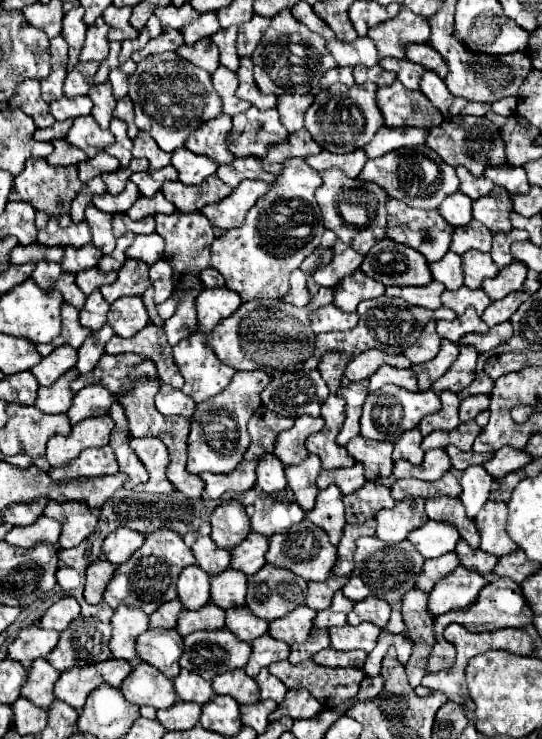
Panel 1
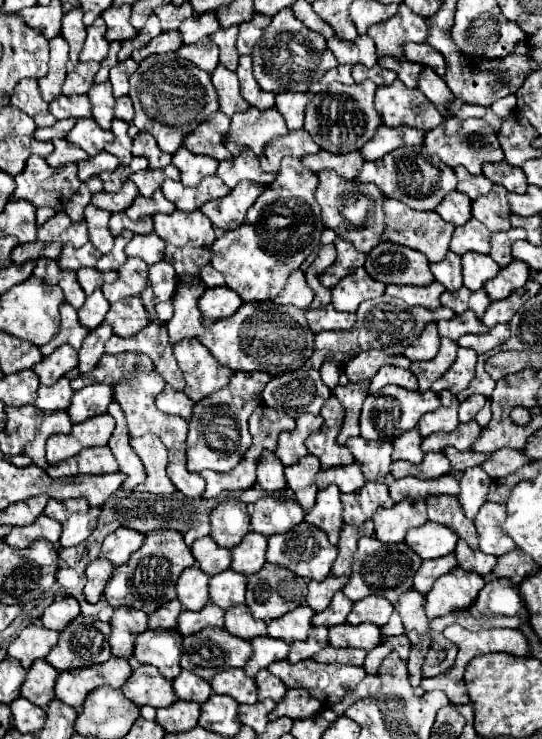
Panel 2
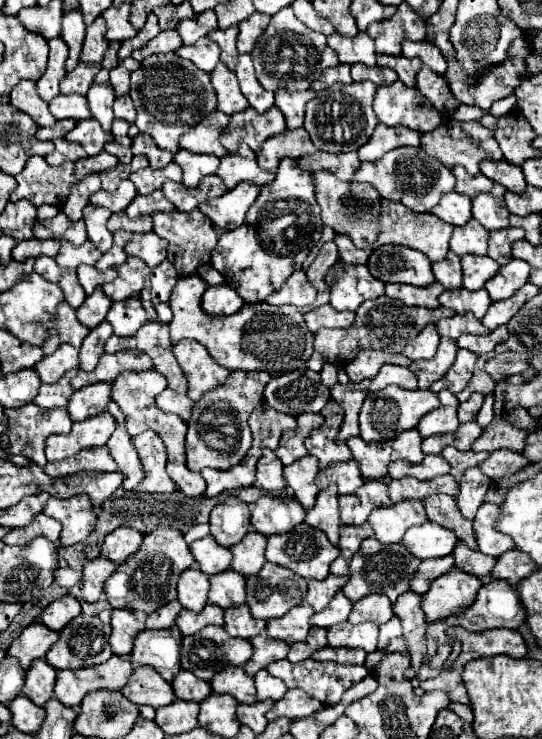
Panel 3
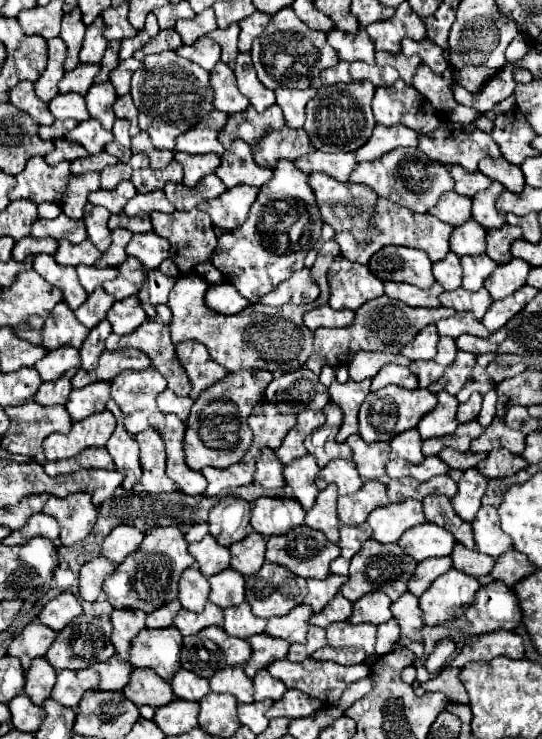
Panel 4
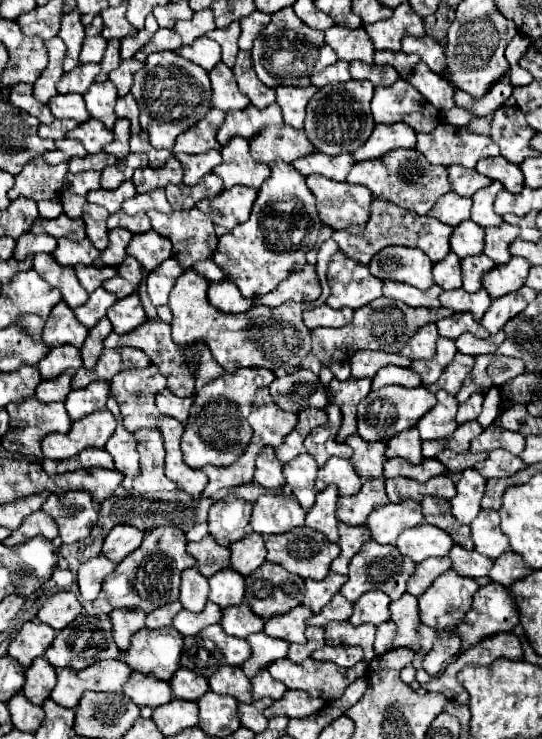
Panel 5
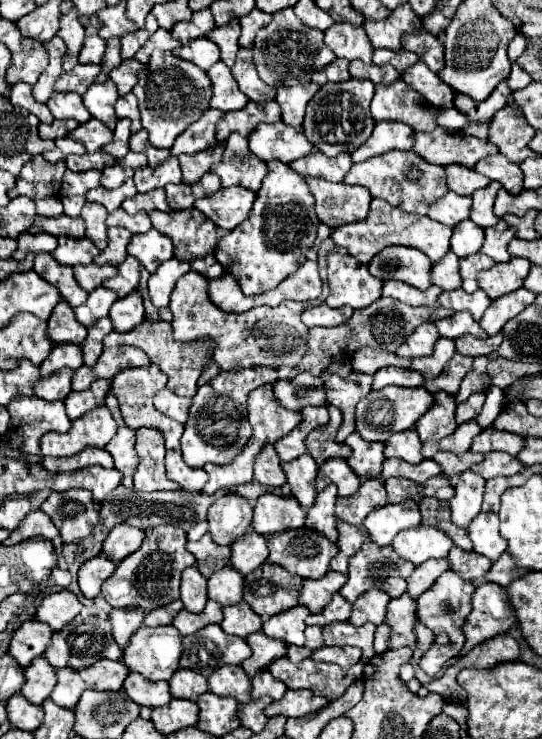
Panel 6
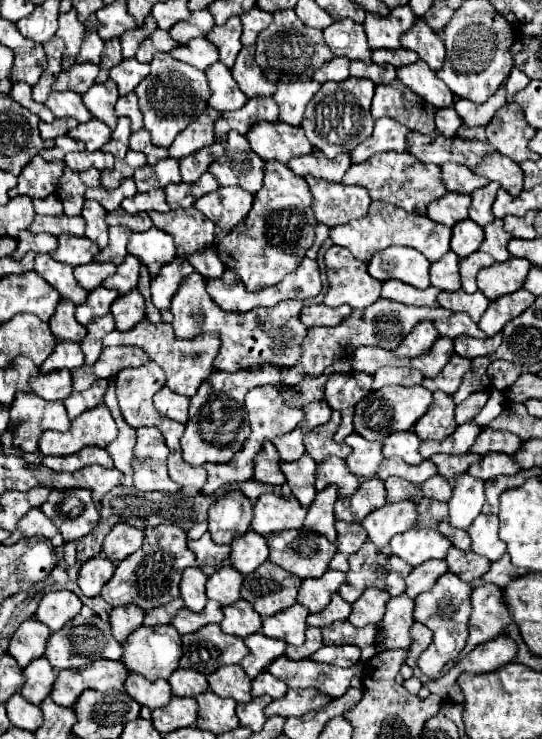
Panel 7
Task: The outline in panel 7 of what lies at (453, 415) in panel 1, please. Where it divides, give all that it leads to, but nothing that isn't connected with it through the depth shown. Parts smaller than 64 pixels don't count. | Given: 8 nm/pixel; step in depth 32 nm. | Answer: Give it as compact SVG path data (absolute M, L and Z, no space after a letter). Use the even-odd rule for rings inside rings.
M434 392L434 400L428 408L428 412L416 422L414 432L420 436L420 440L444 440L456 430L454 420L454 402L452 396L444 392Z

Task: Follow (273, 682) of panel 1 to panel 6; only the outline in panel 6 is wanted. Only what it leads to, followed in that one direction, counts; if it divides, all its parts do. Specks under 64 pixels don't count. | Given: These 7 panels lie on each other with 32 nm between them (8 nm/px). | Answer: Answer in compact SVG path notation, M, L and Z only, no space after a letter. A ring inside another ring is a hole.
M268 670L264 672L258 672L254 678L252 678L252 698L260 698L260 696L270 696L274 700L280 700L284 696L288 688L276 680Z

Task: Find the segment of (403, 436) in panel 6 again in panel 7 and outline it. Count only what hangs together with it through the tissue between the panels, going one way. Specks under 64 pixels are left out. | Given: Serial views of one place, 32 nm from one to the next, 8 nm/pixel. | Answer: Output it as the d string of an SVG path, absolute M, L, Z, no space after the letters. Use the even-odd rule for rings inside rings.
M394 432L392 436L388 436L388 440L384 440L382 452L386 458L400 456L404 462L418 466L424 460L418 452L418 446L420 438L414 432Z

